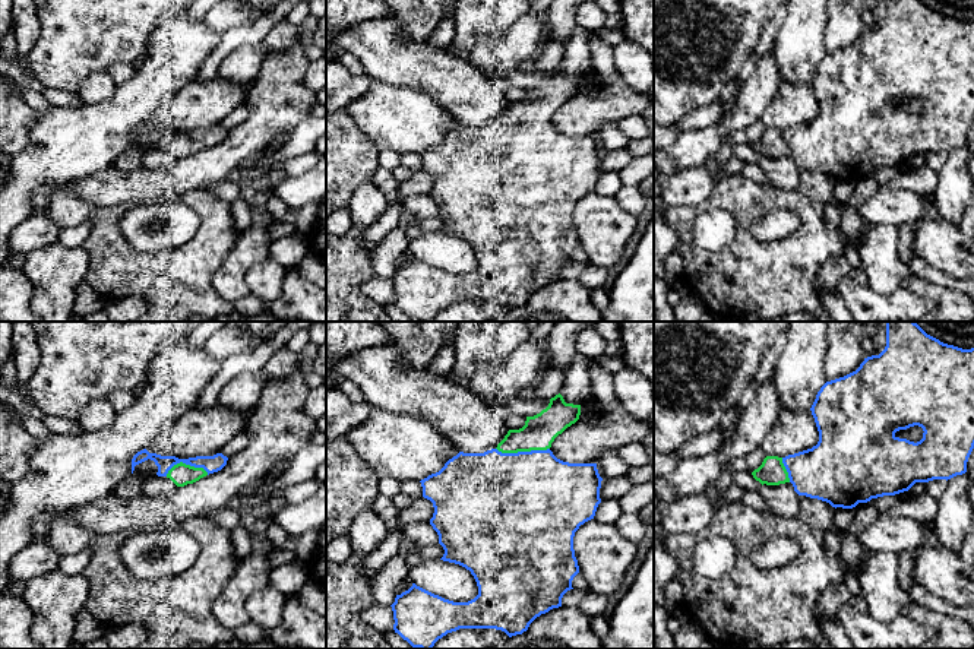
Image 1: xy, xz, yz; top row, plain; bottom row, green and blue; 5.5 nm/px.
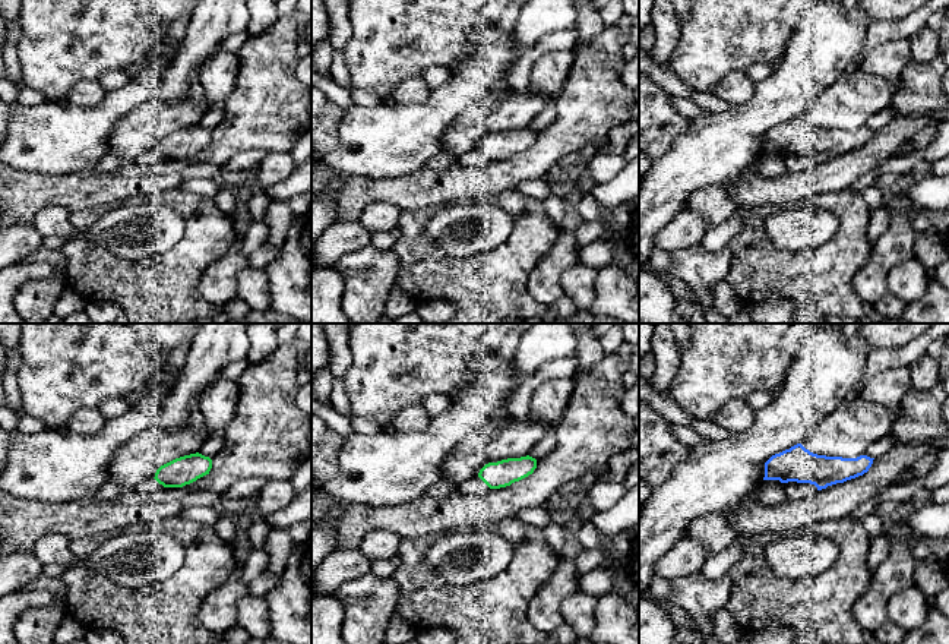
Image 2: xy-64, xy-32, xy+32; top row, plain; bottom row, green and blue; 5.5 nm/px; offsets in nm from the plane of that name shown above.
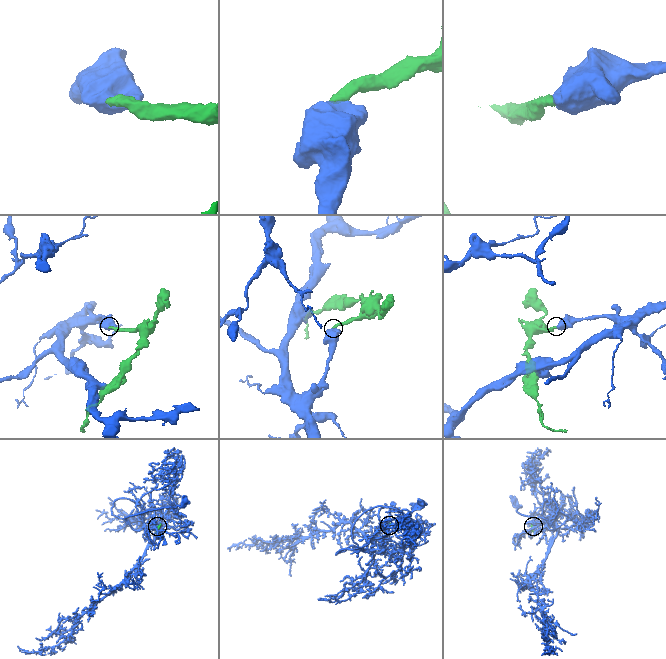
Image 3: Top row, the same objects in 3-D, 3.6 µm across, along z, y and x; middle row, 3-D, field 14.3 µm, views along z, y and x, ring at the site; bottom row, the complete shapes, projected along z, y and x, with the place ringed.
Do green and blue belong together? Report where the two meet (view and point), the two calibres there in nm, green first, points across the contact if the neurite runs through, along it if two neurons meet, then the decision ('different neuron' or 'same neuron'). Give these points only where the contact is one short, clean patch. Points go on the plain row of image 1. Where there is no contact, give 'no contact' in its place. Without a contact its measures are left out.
xz (522, 123) | 180/500 nm | same neuron

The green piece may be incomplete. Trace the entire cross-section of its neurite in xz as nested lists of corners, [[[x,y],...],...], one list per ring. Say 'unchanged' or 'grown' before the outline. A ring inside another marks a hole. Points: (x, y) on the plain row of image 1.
grown; [[[559,66],[545,82],[526,89],[519,102],[509,102],[496,121],[484,126],[464,126],[449,132],[445,139],[421,152],[423,170],[434,180],[430,197],[439,208],[445,227],[440,232],[459,237],[474,248],[478,267],[468,275],[453,275],[434,267],[415,256],[396,267],[390,278],[393,303],[412,320],[431,322],[448,305],[459,301],[496,301],[509,310],[522,307],[541,286],[562,279],[563,267],[573,262],[572,253],[579,246],[573,222],[573,209],[581,197],[594,191],[603,151],[597,136],[569,136],[557,132],[550,123],[554,111],[575,96],[581,77],[566,76]]]

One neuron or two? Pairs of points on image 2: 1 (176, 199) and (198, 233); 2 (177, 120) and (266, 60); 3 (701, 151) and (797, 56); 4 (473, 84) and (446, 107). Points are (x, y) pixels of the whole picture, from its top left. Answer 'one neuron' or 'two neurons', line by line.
1: one neuron
2: two neurons
3: one neuron
4: one neuron

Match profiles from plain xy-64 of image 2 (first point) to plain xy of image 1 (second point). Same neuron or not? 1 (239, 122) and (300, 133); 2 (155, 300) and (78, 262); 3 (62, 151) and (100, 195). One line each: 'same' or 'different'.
1: different
2: different
3: different

